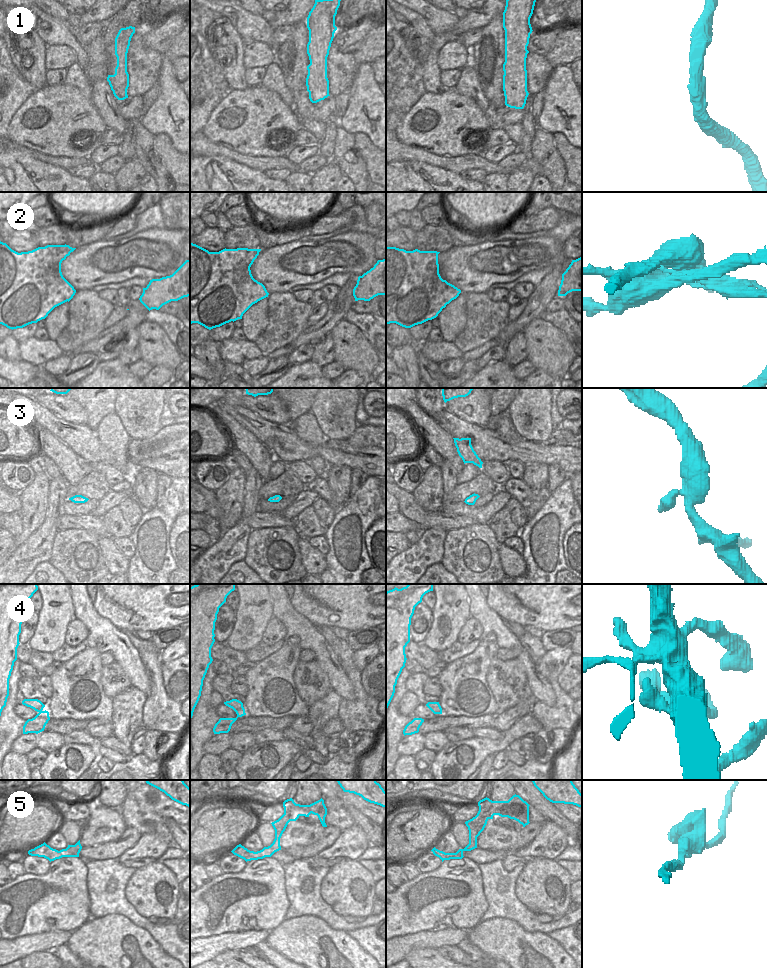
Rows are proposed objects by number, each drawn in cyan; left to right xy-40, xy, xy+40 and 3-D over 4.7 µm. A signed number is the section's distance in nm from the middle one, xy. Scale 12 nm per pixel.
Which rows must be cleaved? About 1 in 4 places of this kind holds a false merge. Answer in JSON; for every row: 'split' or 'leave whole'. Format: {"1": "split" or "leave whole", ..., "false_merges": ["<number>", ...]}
{"1": "leave whole", "2": "split", "3": "leave whole", "4": "leave whole", "5": "leave whole", "false_merges": ["2"]}

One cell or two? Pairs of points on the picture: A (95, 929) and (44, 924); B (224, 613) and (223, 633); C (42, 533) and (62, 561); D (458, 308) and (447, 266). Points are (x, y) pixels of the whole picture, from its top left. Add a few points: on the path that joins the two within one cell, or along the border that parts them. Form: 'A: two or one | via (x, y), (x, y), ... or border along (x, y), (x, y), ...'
A: two | border along (89, 918), (72, 932)
B: one | via (221, 618), (216, 623), (219, 629)
C: two | border along (58, 530), (54, 537), (51, 557), (48, 561)
D: two | border along (461, 291), (466, 294)

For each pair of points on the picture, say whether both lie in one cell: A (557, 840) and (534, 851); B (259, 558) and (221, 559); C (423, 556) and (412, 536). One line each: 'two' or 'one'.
A: one
B: two
C: two

